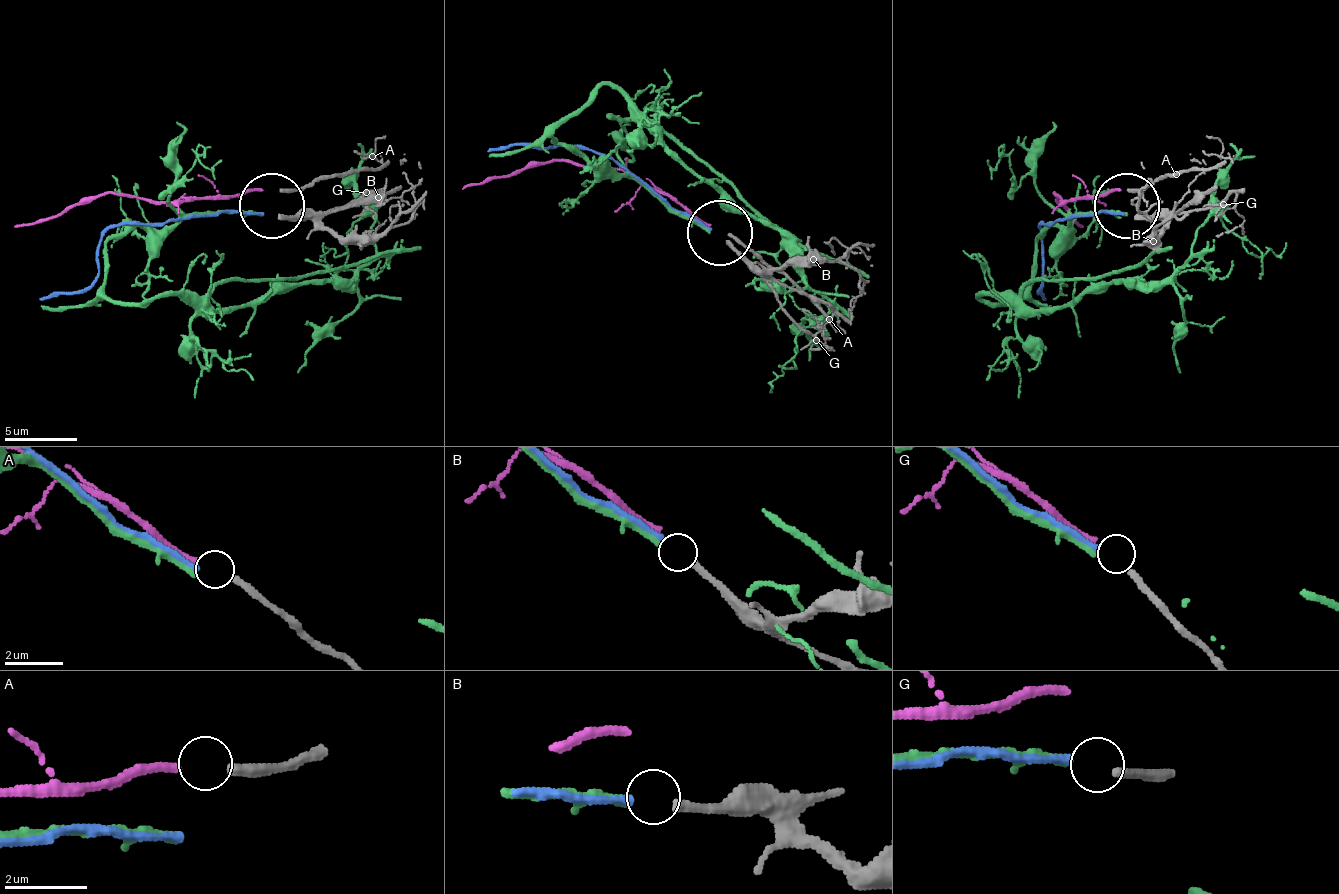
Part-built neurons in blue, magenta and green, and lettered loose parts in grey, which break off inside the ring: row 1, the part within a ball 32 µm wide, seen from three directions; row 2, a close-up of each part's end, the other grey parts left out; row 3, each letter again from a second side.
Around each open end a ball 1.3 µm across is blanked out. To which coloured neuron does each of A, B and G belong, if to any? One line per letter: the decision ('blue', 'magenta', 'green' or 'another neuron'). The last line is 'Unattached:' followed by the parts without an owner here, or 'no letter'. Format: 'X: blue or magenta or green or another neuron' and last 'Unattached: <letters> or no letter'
A: magenta
B: green
G: blue
Unattached: no letter

